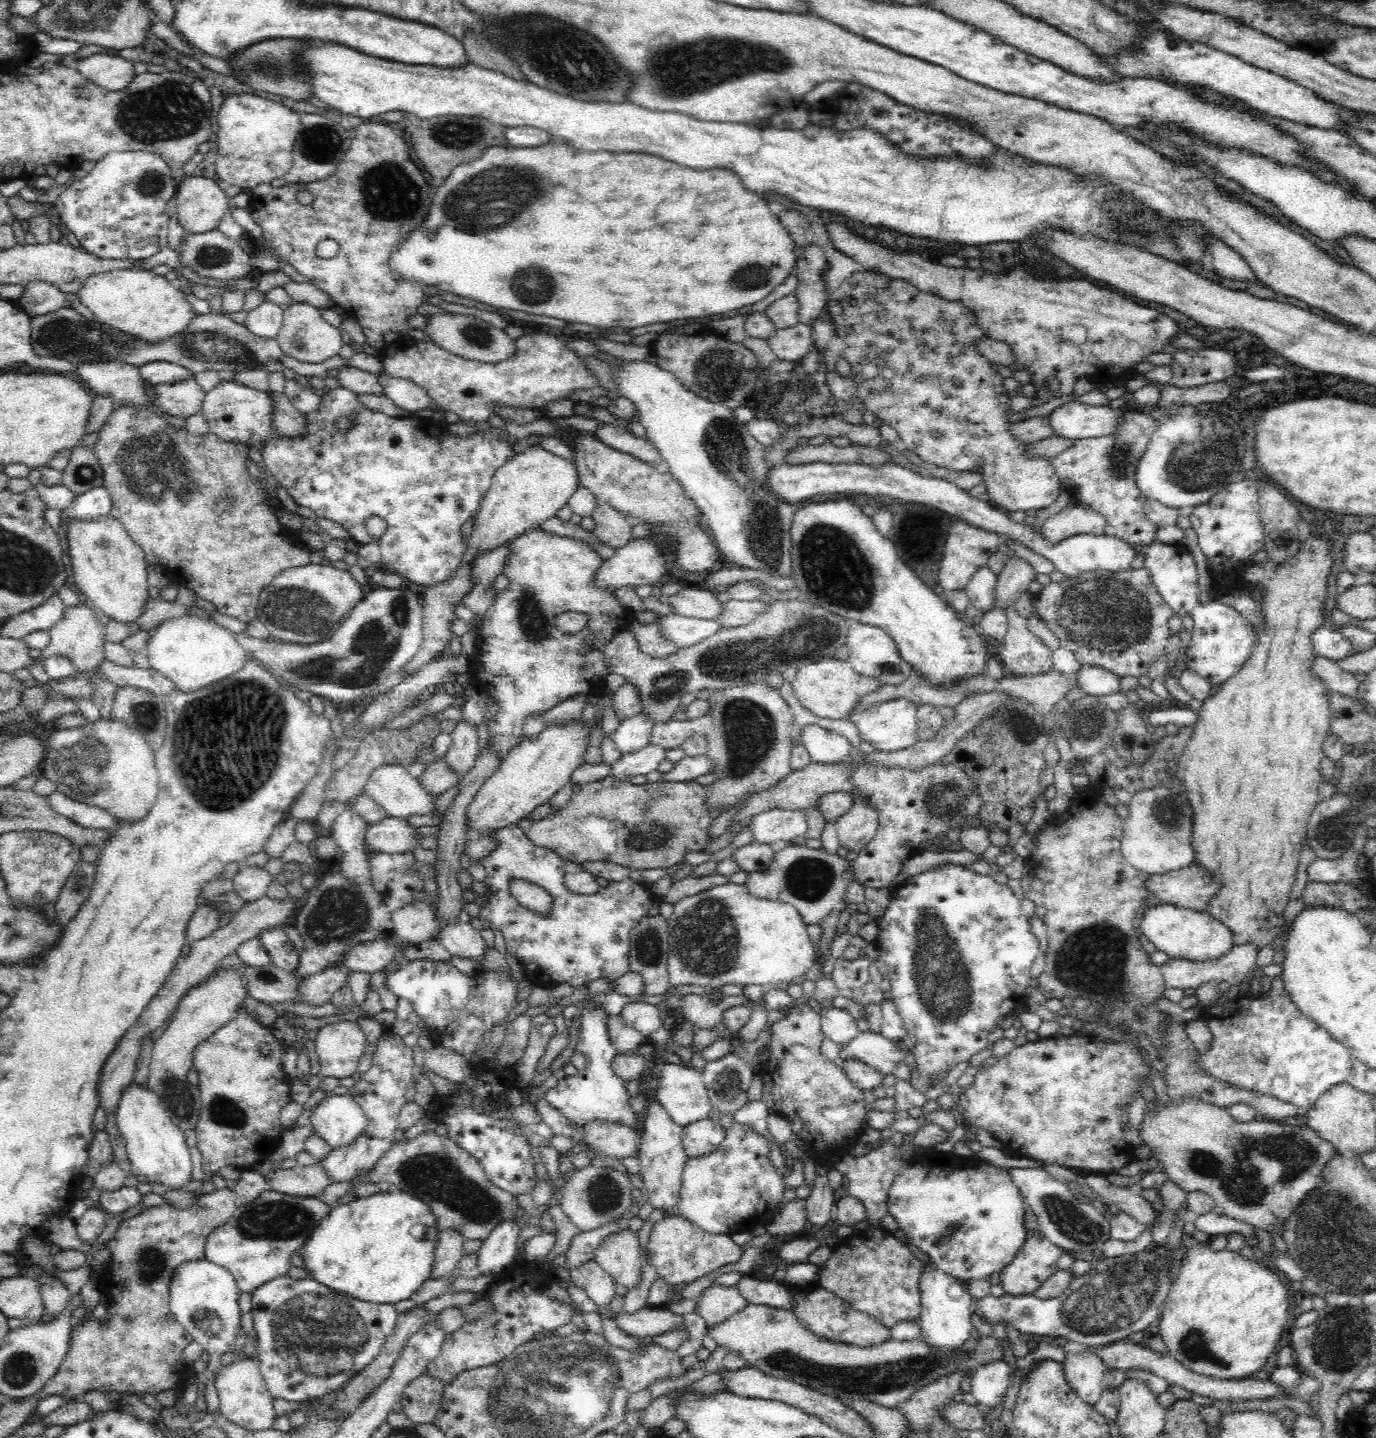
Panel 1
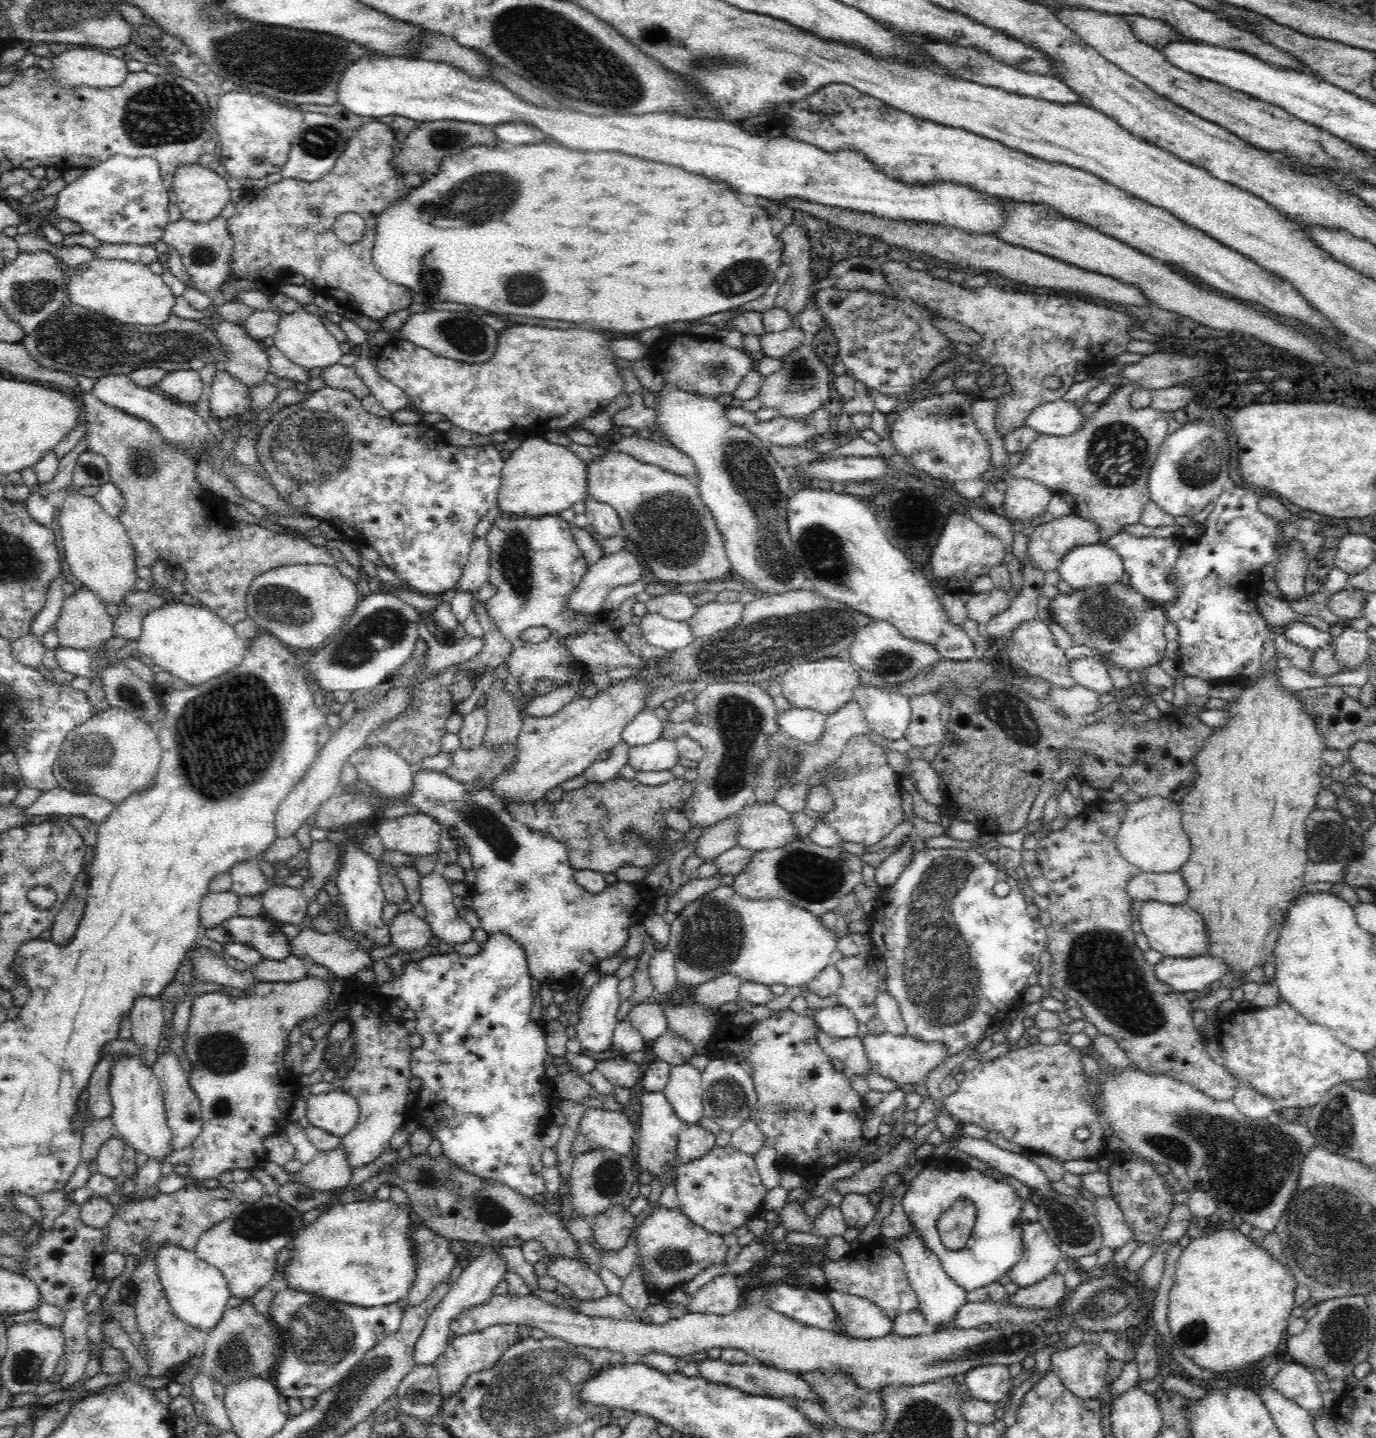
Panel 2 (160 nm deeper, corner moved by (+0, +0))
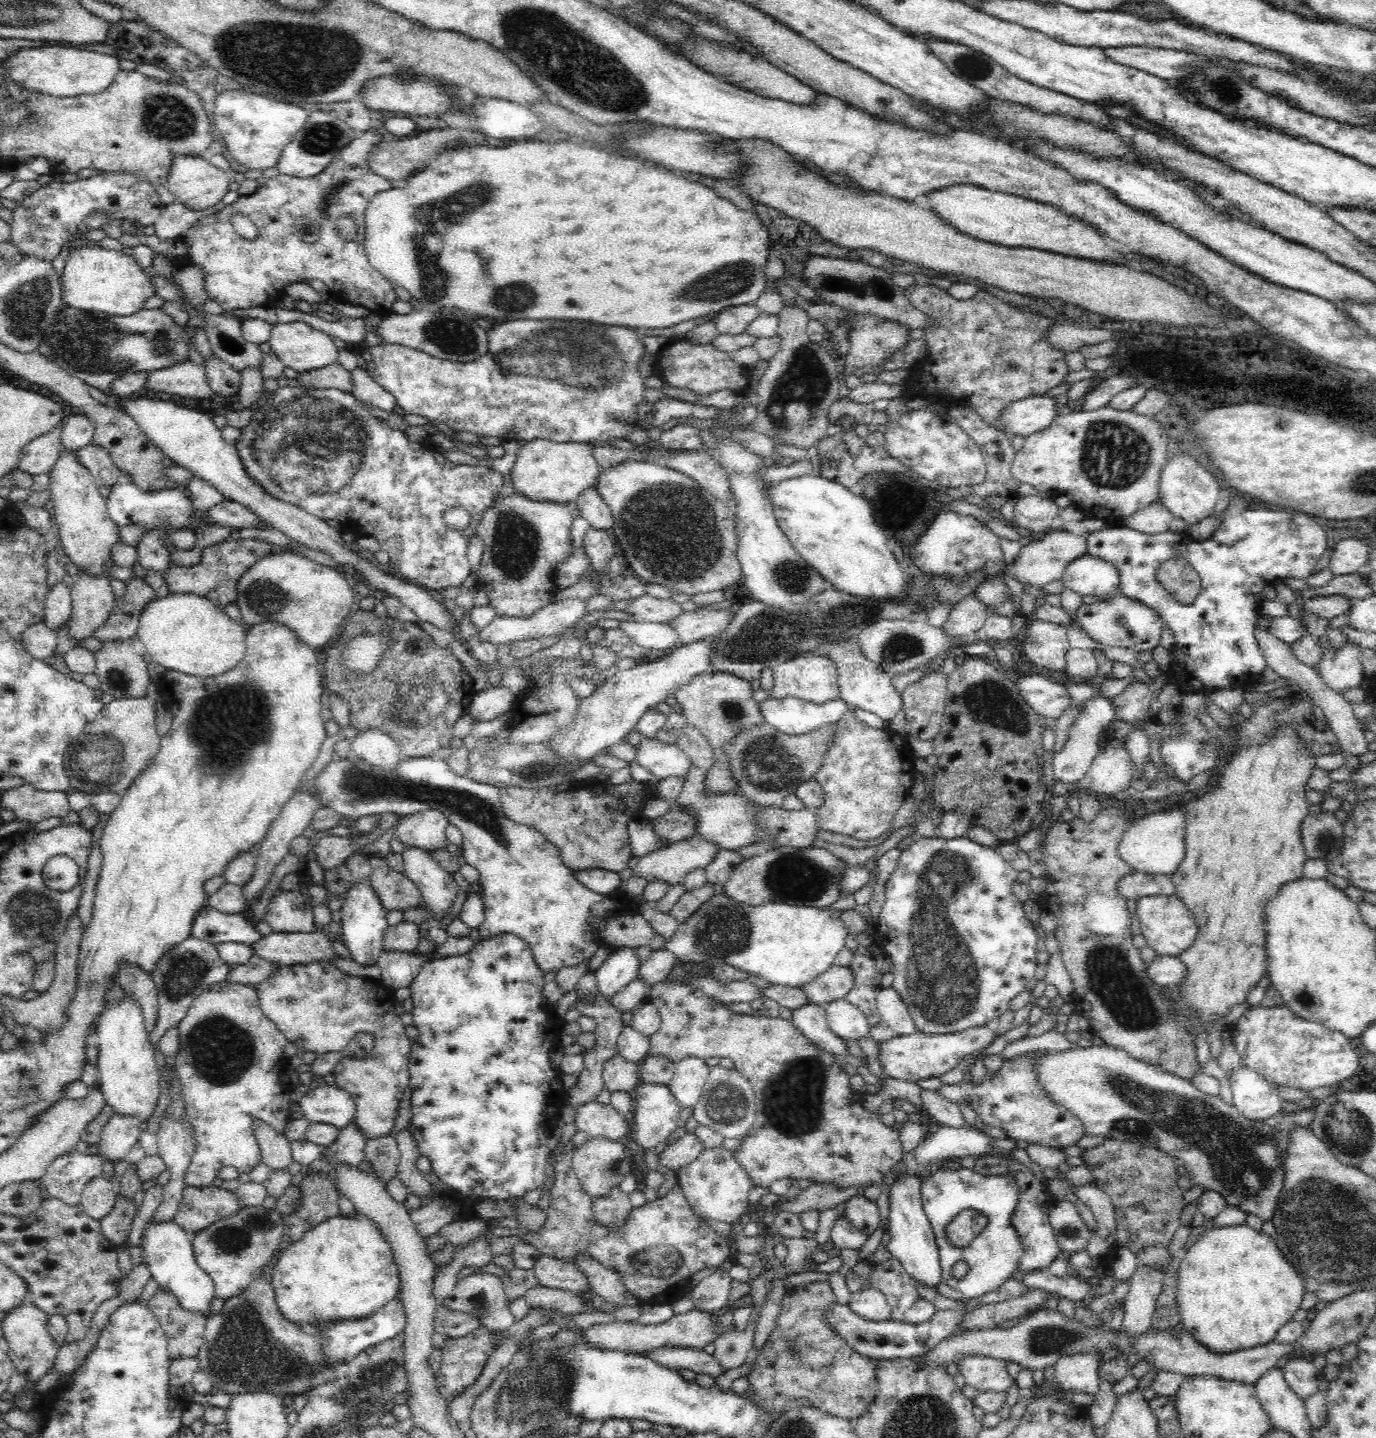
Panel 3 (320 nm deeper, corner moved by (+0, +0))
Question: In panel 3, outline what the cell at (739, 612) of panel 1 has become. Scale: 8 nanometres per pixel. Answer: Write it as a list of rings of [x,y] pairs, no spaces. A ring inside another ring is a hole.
[[[697,608],[696,611],[683,612],[667,623],[674,629],[680,645],[688,645],[720,634],[726,630],[728,622],[730,622],[728,608],[720,610]]]

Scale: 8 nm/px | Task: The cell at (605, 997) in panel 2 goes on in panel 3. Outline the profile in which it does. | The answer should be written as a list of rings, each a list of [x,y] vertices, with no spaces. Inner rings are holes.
[[[620,946],[611,953],[608,959],[595,971],[596,989],[602,993],[607,1002],[612,994],[620,992],[629,982],[639,979],[641,962],[636,948]]]

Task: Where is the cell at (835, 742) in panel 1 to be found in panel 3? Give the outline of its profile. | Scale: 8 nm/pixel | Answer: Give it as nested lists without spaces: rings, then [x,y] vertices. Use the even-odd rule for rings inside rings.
[[[769,696],[767,699],[758,703],[758,709],[760,709],[760,715],[762,715],[764,722],[790,736],[808,734],[821,726],[835,723],[851,708],[840,697],[834,698],[834,700],[830,700],[824,704],[814,704],[813,702],[796,697],[775,699]]]

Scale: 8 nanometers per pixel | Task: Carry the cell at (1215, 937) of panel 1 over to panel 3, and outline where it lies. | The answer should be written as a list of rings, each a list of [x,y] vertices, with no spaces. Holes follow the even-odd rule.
[[[1153,895],[1140,898],[1137,901],[1136,914],[1139,918],[1141,934],[1156,955],[1178,957],[1186,948],[1192,946],[1196,938],[1196,923],[1192,911],[1175,895]]]

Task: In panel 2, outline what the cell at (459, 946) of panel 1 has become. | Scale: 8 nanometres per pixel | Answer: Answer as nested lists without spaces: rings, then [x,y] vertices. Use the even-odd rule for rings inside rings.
[[[430,872],[419,881],[421,903],[426,910],[425,921],[440,942],[462,944],[472,939],[473,928],[458,916],[453,904],[453,890],[444,874]]]

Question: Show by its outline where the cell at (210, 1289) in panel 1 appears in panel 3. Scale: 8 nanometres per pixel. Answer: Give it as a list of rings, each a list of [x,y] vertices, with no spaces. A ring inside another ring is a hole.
[[[150,1218],[144,1225],[138,1246],[143,1250],[143,1260],[150,1269],[151,1279],[172,1290],[171,1293],[184,1310],[204,1316],[209,1310],[210,1302],[215,1298],[214,1283],[196,1264],[193,1234],[186,1232],[173,1218],[166,1222]]]

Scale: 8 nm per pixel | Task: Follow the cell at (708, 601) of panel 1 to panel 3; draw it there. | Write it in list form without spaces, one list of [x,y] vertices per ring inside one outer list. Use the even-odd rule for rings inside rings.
[[[646,593],[634,598],[624,609],[626,620],[667,623],[683,613],[680,605],[670,599],[656,599]]]

